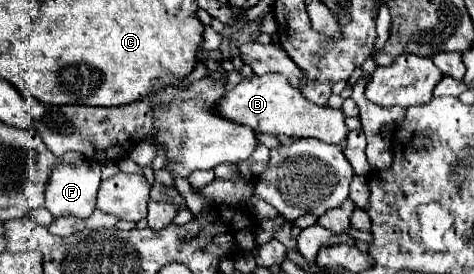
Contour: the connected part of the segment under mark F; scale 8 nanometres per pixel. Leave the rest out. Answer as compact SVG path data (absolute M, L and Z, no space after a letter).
M83 161L79 165L57 165L51 173L51 181L45 191L45 207L55 217L71 215L77 219L87 219L95 209L99 183L101 183L101 165L93 161Z

